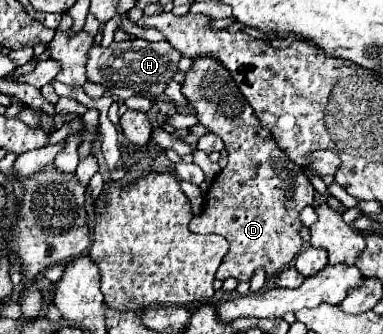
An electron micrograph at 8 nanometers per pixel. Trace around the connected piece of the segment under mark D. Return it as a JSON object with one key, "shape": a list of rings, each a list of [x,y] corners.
{"shape":[[[210,56],[194,58],[194,64],[186,72],[186,78],[182,82],[182,94],[186,96],[190,106],[194,106],[200,124],[204,124],[210,132],[218,134],[228,150],[228,166],[212,180],[206,192],[204,208],[190,220],[188,228],[194,234],[220,234],[228,240],[230,248],[222,260],[222,266],[216,270],[216,280],[226,280],[226,268],[230,268],[230,276],[238,282],[248,282],[256,268],[264,268],[268,278],[272,278],[276,272],[282,272],[282,268],[286,268],[302,248],[302,238],[298,236],[298,230],[302,228],[300,212],[302,208],[312,206],[314,188],[304,176],[302,168],[292,164],[288,156],[280,152],[272,134],[260,126],[260,120],[256,118],[252,106],[240,94],[238,84],[220,60]]]}

